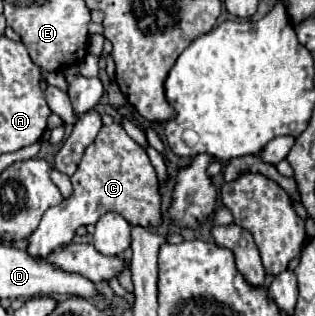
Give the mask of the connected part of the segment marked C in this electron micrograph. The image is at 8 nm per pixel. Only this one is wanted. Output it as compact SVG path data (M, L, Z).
M121 123L103 125L97 139L85 149L85 155L71 177L73 195L63 199L59 205L47 209L37 231L29 237L29 253L45 257L53 249L69 245L75 231L81 225L93 225L101 215L113 211L123 215L129 225L157 227L161 225L161 195L157 173L147 153L125 133Z

